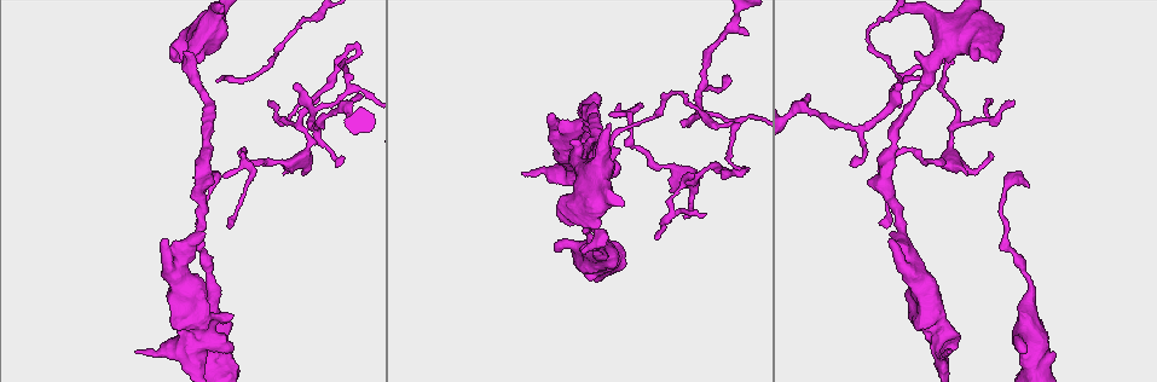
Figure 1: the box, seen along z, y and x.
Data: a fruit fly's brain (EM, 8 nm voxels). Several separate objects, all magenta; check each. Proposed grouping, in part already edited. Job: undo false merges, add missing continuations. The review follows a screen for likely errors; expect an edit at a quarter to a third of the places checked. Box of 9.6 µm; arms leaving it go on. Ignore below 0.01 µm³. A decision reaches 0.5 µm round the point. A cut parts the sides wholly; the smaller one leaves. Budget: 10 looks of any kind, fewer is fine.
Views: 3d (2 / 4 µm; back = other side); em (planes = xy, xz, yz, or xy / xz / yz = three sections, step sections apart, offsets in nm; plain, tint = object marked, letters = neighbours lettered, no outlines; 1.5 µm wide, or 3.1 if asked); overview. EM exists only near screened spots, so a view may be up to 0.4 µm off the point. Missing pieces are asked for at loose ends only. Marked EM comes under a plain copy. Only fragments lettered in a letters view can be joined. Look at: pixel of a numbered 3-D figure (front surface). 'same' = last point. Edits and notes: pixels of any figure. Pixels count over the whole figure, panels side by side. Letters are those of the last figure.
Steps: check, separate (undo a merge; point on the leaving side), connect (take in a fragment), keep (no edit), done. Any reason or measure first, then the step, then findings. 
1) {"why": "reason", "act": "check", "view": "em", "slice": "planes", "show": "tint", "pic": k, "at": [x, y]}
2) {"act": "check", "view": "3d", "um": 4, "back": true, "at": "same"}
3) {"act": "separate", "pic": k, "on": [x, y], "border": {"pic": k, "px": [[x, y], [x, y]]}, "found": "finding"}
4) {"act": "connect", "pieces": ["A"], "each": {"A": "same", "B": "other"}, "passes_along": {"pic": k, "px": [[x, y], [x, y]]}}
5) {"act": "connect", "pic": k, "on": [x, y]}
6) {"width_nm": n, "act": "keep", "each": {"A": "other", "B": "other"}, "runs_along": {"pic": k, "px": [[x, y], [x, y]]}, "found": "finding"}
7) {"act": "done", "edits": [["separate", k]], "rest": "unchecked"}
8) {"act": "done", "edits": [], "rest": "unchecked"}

{"act": "check", "view": "em", "slice": "planes", "show": "letters", "pic": 1, "at": [294, 83]}

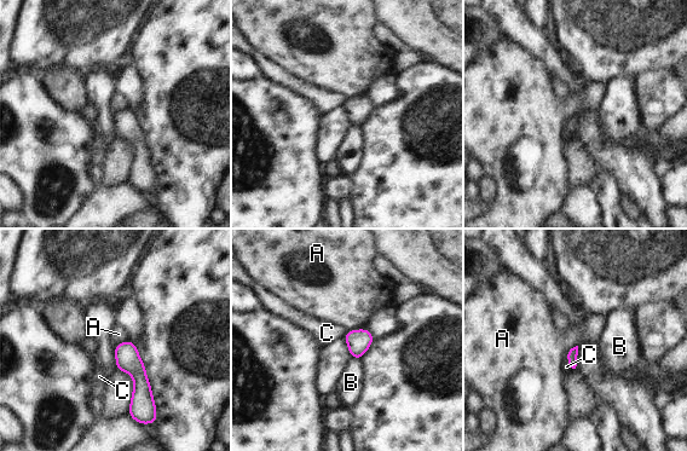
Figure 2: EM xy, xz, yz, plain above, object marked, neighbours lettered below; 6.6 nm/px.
{"act": "keep", "each": {"A": "other", "B": "other", "C": "other"}, "runs_along": {"pic": 2, "px": [[125, 345], [140, 379], [140, 412]]}, "found": "no lettered fragment goes on from it"}

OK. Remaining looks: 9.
{"why": "free end", "act": "check", "view": "em", "slice": "planes", "show": "letters", "pic": 1, "at": [234, 225]}

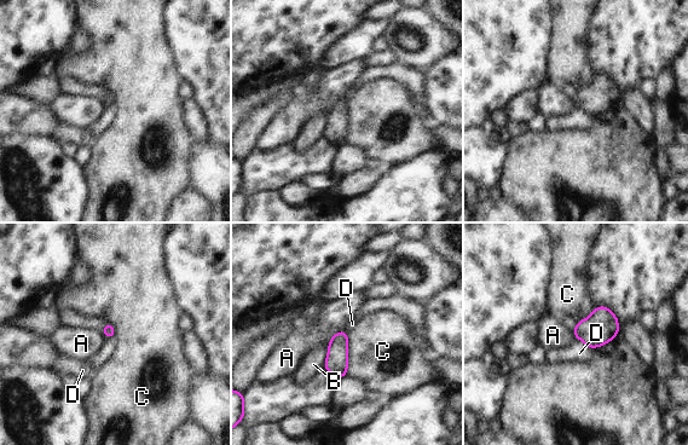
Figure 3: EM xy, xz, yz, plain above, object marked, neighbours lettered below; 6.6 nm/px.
{"act": "keep", "each": {"A": "other", "B": "other", "C": "other", "D": "other"}, "border": {"pic": 3, "px": [[580, 340], [593, 350]]}, "found": "none of them fits"}

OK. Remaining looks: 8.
{"why": "abrupt turn", "act": "check", "view": "em", "slice": "planes", "show": "letters", "pic": 1, "at": [1004, 195]}

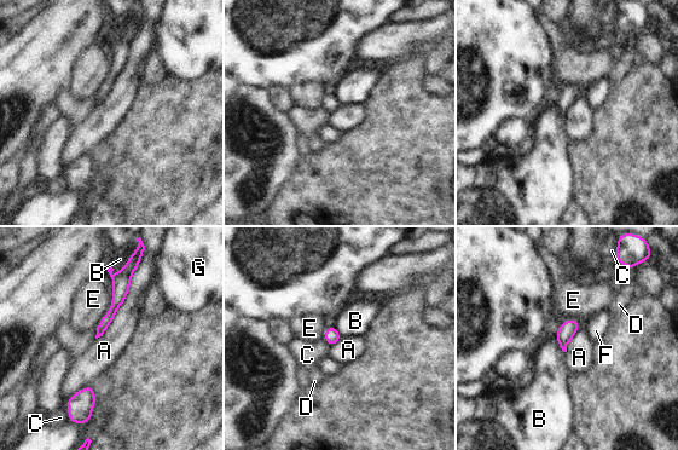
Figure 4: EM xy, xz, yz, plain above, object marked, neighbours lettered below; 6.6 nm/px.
{"width_nm": 90, "act": "keep", "each": {"A": "other", "B": "other", "C": "other", "D": "other", "E": "other", "F": "other", "G": "other"}, "border": {"pic": 4, "px": [[140, 237], [129, 290], [96, 339]]}, "found": "all the same neuron"}

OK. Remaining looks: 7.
{"why": "an open end", "act": "check", "view": "em", "slice": "planes", "show": "letters", "pic": 1, "at": [749, 167]}

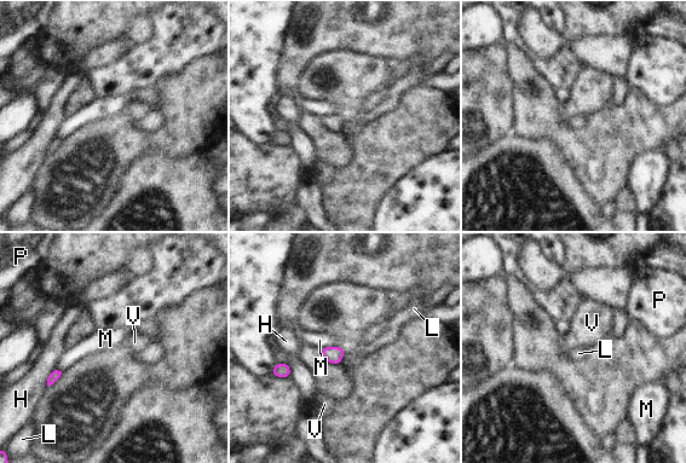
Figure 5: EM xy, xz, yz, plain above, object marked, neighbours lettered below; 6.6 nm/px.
{"act": "keep", "each": {"H": "other", "L": "other", "M": "other", "P": "other", "V": "other"}, "border": {"pic": 5, "px": [[345, 347], [323, 347], [321, 349]]}, "found": "no lettered fragment goes on from it"}

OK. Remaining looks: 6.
{"act": "done", "edits": [], "rest": "unchecked"}

